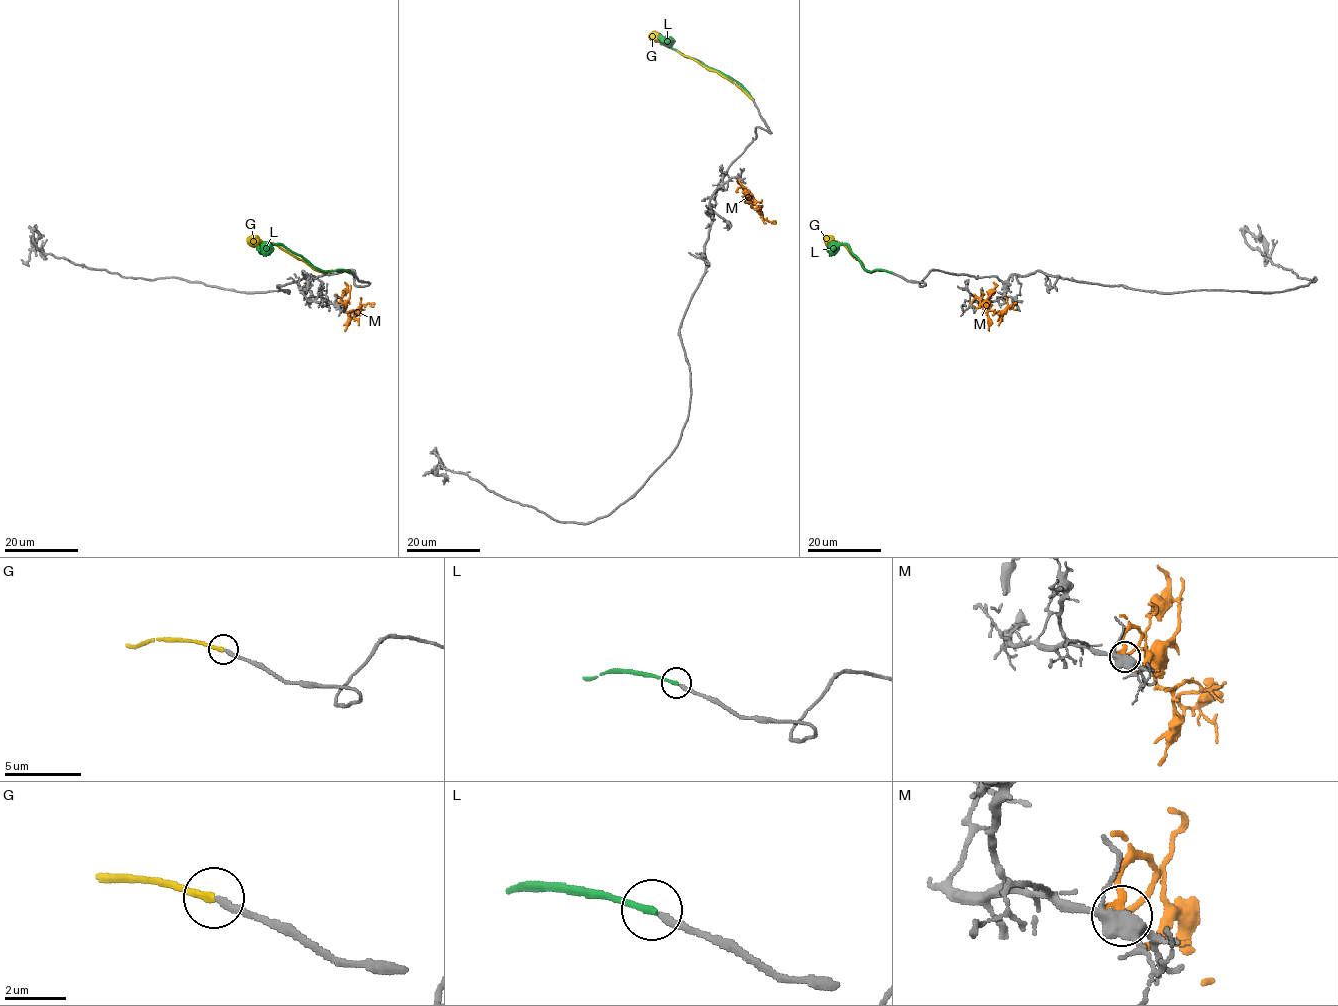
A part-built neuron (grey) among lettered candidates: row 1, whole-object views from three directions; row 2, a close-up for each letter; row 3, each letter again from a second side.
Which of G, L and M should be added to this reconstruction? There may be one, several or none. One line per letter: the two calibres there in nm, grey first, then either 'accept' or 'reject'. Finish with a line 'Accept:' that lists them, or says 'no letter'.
G: 200/240 nm | accept
L: 200/200 nm | reject
M: 440/220 nm | reject
Accept: G

